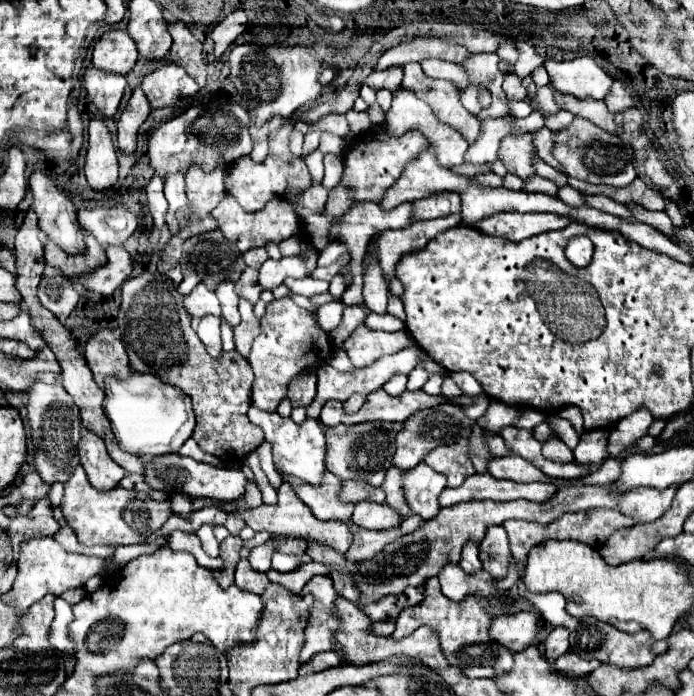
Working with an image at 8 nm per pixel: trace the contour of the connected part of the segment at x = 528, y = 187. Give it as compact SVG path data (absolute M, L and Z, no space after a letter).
M532 176L530 180L526 178L524 180L524 190L526 192L544 192L544 194L550 194L550 196L556 196L558 192L558 186L546 178L540 178L540 176Z

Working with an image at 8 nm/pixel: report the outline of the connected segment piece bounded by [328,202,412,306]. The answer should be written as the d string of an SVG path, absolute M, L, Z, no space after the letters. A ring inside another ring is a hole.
M354 202L350 206L350 210L338 220L332 224L330 232L328 232L328 238L332 242L342 242L350 248L350 254L352 254L352 276L353 283L350 288L346 290L346 298L344 302L348 306L360 306L364 303L363 300L363 270L362 260L364 260L364 254L366 254L366 246L370 244L372 236L378 234L378 232L384 232L384 230L402 230L406 226L410 226L412 222L412 204L410 202L404 202L400 206L396 206L394 210L382 210L378 204L374 202Z

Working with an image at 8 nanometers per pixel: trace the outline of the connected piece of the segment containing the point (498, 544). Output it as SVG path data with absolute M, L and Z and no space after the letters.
M490 526L486 530L484 540L480 542L480 558L484 570L490 572L496 580L502 580L506 576L512 554L510 554L508 534L502 526Z

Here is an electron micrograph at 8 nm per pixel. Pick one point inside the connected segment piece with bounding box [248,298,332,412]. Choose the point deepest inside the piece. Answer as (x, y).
(290, 340)

